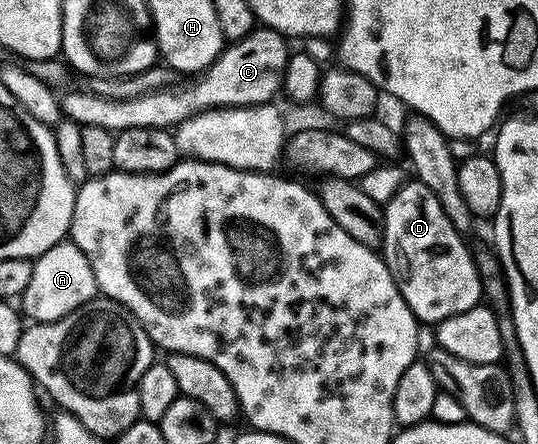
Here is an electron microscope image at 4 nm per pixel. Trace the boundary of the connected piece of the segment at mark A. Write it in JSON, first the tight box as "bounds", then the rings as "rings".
{"bounds":[20,239,99,322],"rings":[[[63,239],[33,258],[32,279],[28,287],[24,287],[20,298],[20,309],[31,322],[55,321],[64,319],[72,311],[84,307],[87,303],[99,296],[96,275],[92,275],[92,267],[73,241]]]}

